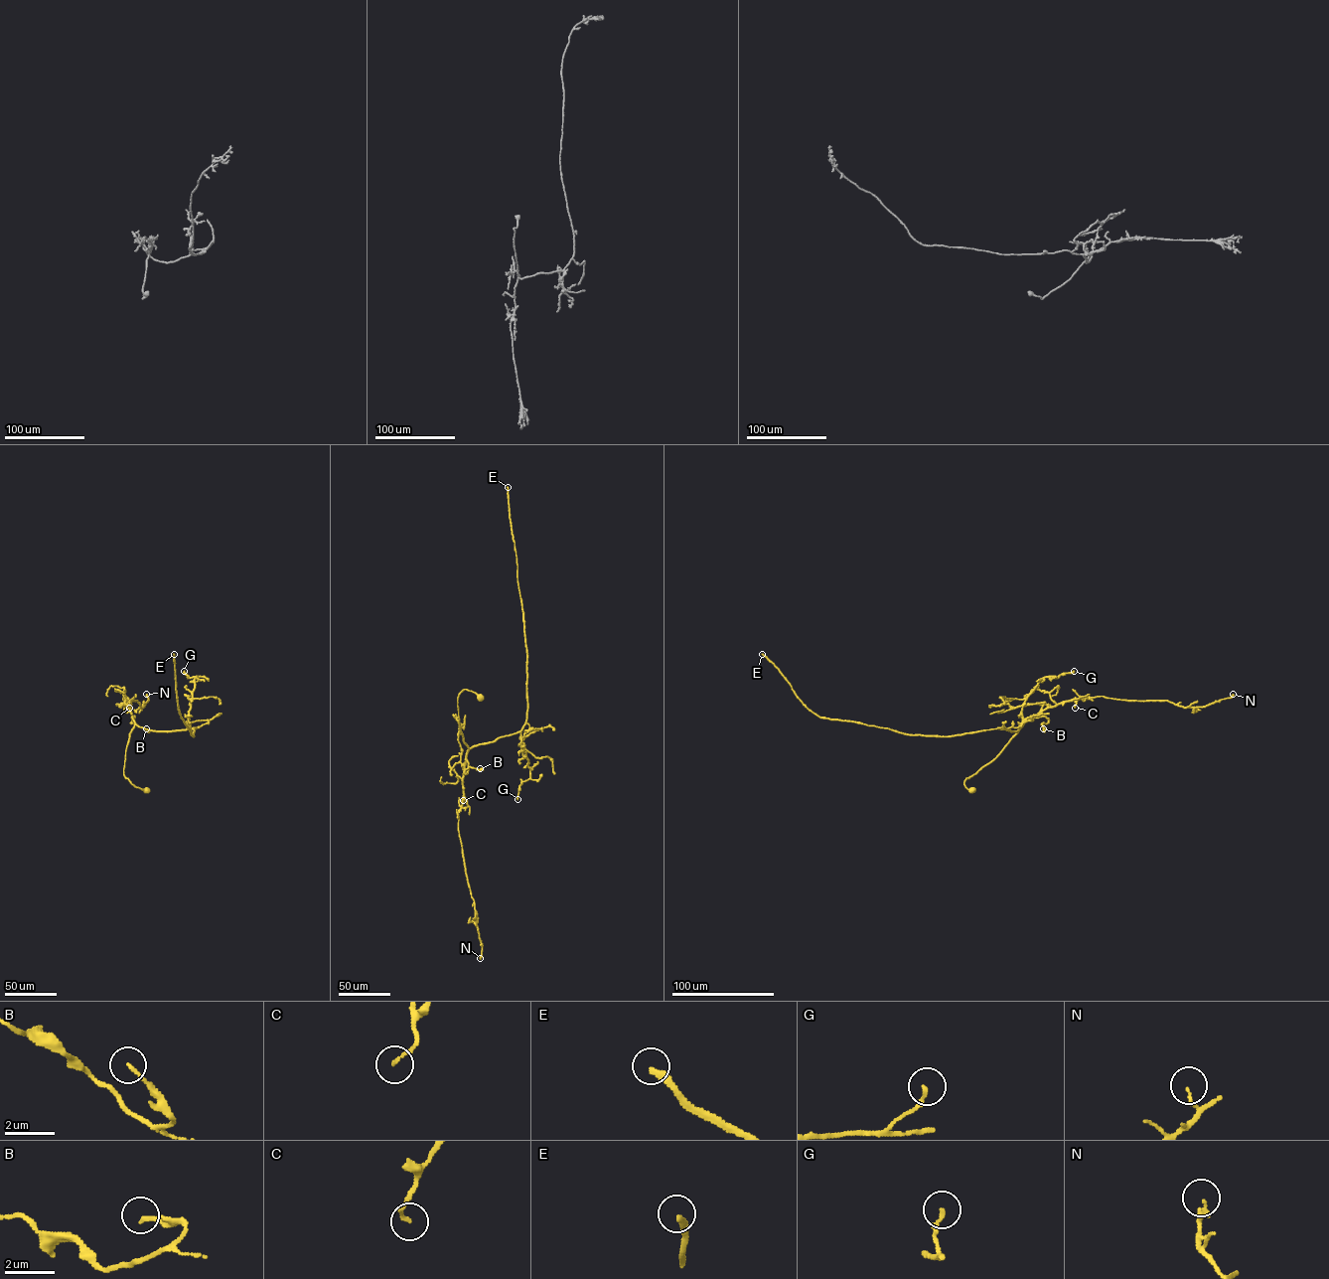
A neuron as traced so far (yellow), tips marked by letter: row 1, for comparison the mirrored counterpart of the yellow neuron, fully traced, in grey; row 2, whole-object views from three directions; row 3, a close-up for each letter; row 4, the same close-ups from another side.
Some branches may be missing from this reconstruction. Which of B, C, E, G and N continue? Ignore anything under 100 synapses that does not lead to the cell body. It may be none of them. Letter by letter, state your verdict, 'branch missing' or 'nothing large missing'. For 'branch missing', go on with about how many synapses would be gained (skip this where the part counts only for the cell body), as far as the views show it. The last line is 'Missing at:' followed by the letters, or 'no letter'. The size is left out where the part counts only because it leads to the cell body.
B: nothing large missing
C: nothing large missing
E: branch missing | 140 syn
G: nothing large missing
N: nothing large missing
Missing at: E

